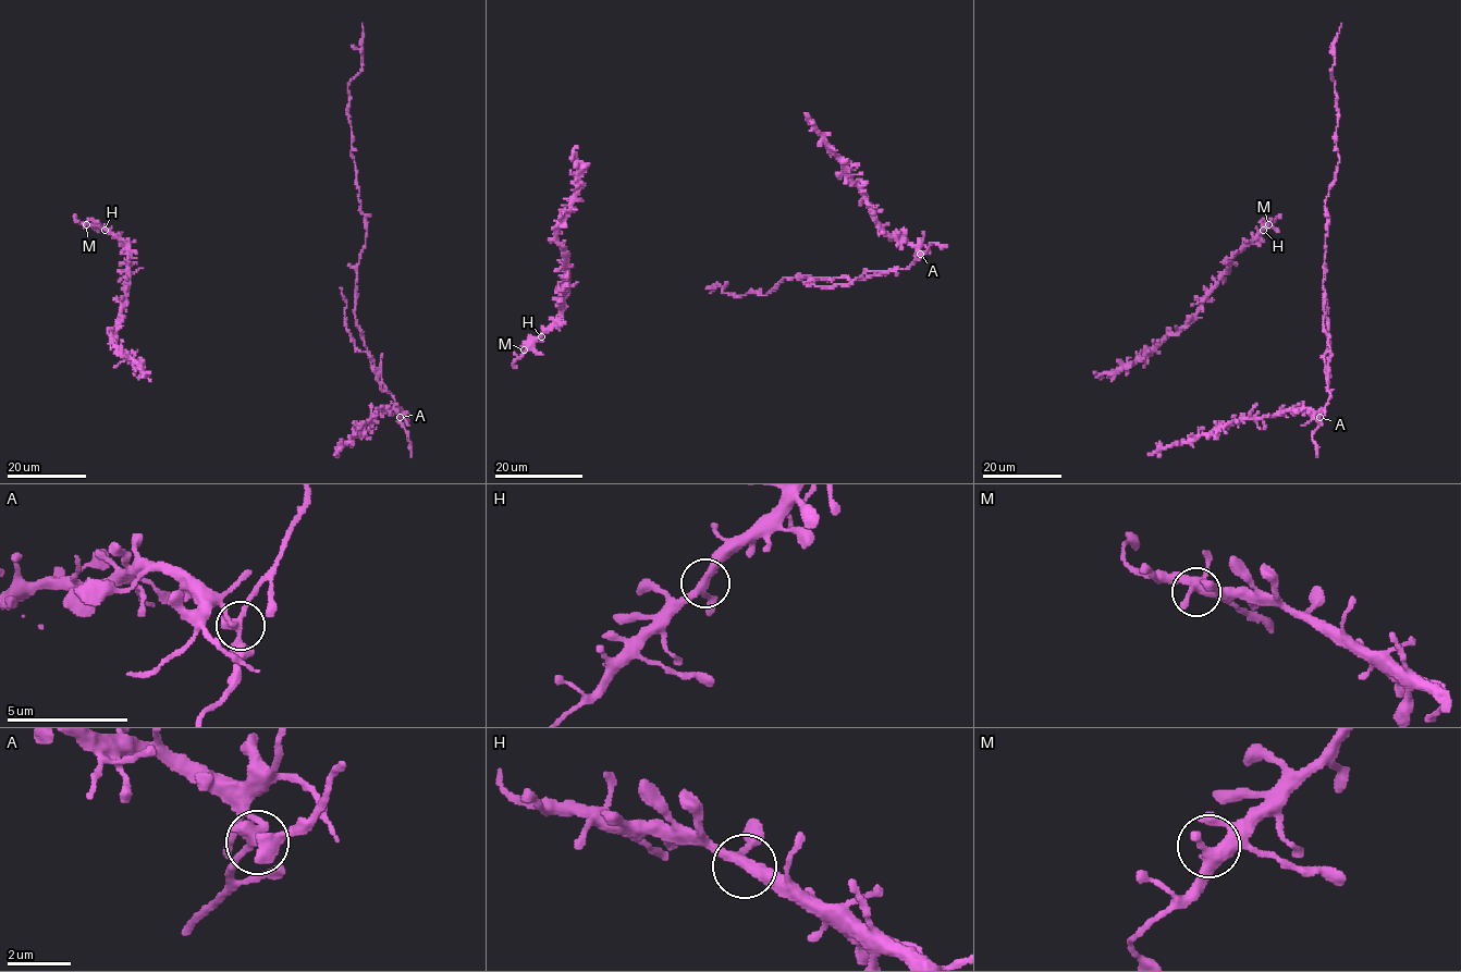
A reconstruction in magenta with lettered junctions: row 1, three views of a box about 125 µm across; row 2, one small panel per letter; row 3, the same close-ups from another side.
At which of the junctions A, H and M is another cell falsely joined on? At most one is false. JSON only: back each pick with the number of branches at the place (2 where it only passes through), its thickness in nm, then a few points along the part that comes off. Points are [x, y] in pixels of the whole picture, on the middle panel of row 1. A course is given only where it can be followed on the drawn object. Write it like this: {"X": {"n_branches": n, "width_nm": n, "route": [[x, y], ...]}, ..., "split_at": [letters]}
{"A": {"n_branches": 3, "width_nm": 300, "route": [[920, 254], [907, 268], [863, 280], [806, 275], [783, 280], [766, 295], [722, 294], [726, 284], [709, 294]]}, "split_at": ["A"]}

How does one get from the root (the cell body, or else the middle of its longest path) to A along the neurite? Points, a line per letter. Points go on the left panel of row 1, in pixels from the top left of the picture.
A: (359, 428), (380, 410), (398, 408), (400, 417)

